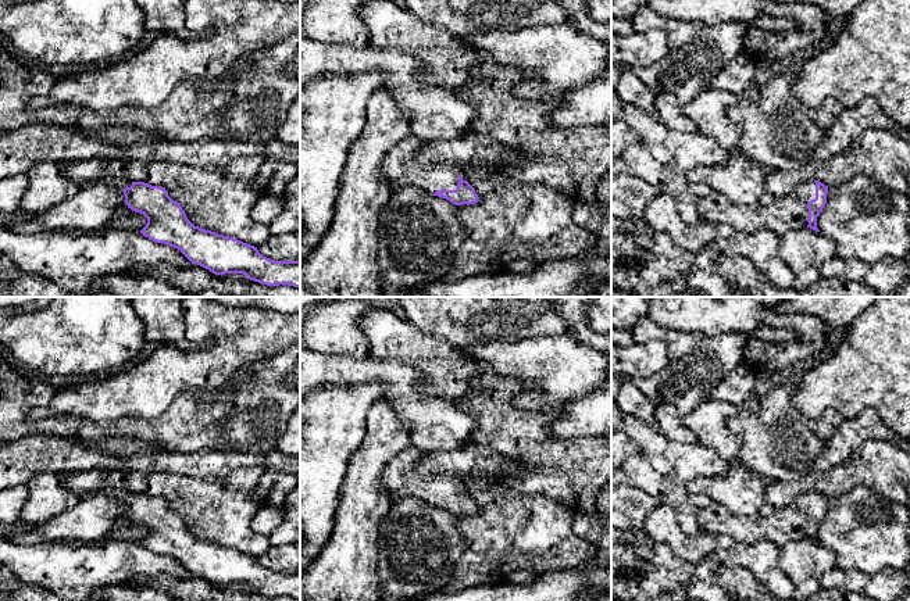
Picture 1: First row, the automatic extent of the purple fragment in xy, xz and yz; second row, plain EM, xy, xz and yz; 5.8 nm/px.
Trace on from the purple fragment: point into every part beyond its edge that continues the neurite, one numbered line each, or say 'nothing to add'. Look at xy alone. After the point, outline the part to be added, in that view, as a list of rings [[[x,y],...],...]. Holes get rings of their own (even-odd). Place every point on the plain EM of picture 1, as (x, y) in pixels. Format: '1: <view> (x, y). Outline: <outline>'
1: xy (120, 494). Outline: [[[110,490],[110,494],[118,498],[119,501],[124,501],[125,498],[132,497],[131,491],[124,491],[124,490]]]

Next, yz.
1: yz (806, 501). Outline: [[[809,490],[806,493],[802,493],[796,496],[791,504],[792,508],[800,508],[806,514],[816,509],[816,493],[813,490]]]

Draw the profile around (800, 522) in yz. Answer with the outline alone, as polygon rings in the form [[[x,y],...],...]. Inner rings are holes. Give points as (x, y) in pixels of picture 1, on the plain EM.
[[[711,501],[696,512],[696,519],[702,530],[731,536],[734,541],[742,544],[764,537],[781,548],[792,540],[802,540],[809,536],[807,514],[791,505],[768,516],[759,514],[756,518],[739,518],[721,504]]]

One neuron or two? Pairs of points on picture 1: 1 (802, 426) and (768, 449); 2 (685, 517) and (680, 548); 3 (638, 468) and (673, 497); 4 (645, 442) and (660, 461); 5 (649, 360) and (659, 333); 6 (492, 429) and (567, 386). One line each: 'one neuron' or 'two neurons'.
1: one neuron
2: two neurons
3: one neuron
4: one neuron
5: two neurons
6: two neurons

